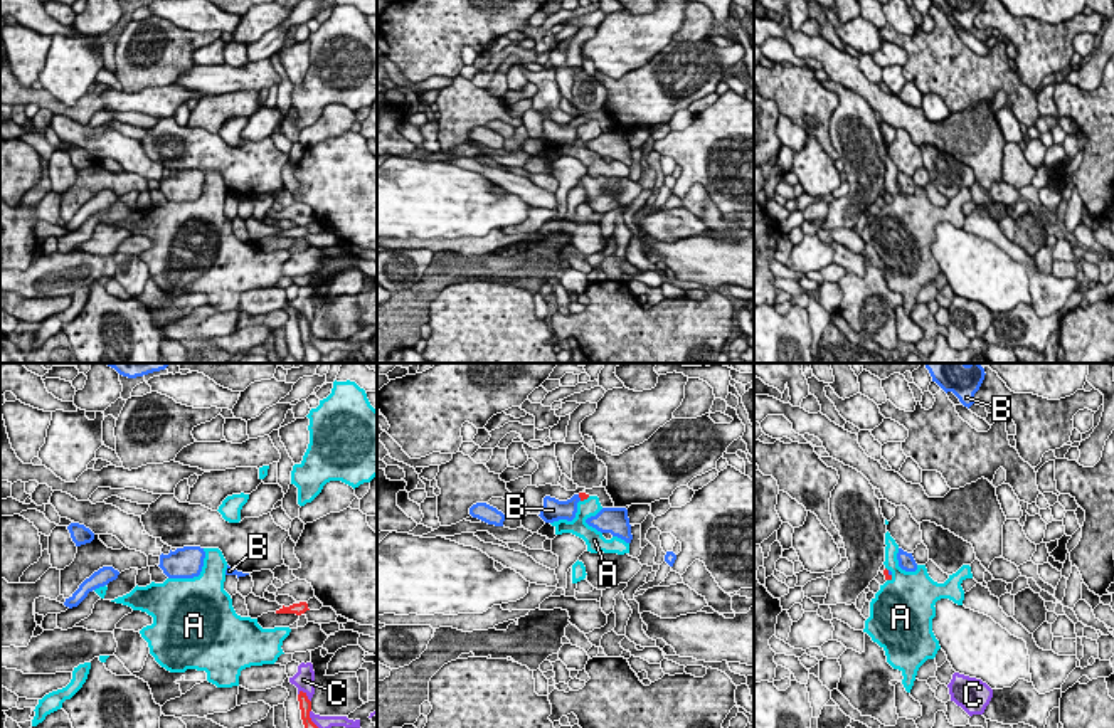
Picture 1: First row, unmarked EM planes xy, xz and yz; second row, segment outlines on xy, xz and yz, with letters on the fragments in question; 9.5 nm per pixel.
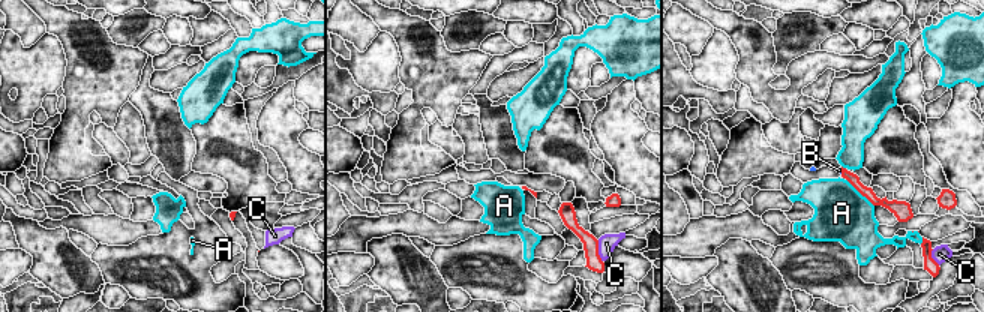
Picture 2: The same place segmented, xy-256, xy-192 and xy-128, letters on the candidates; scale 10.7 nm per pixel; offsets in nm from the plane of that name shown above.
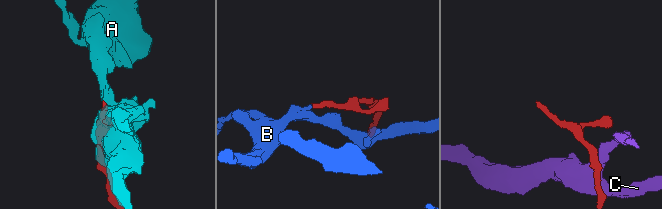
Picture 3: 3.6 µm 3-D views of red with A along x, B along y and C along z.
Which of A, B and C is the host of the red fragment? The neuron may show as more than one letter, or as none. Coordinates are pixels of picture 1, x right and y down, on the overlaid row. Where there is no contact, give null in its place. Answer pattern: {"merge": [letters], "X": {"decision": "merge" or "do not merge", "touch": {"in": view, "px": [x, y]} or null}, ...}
{"merge": ["B"], "A": {"decision": "do not merge", "touch": {"in": "xz", "px": [584, 498]}}, "B": {"decision": "merge", "touch": {"in": "yz", "px": [887, 574]}}, "C": {"decision": "do not merge", "touch": {"in": "xy", "px": [307, 696]}}}

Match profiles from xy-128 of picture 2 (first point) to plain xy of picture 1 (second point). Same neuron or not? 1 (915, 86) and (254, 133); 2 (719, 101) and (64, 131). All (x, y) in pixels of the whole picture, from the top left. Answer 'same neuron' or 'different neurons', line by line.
1: same neuron
2: different neurons

